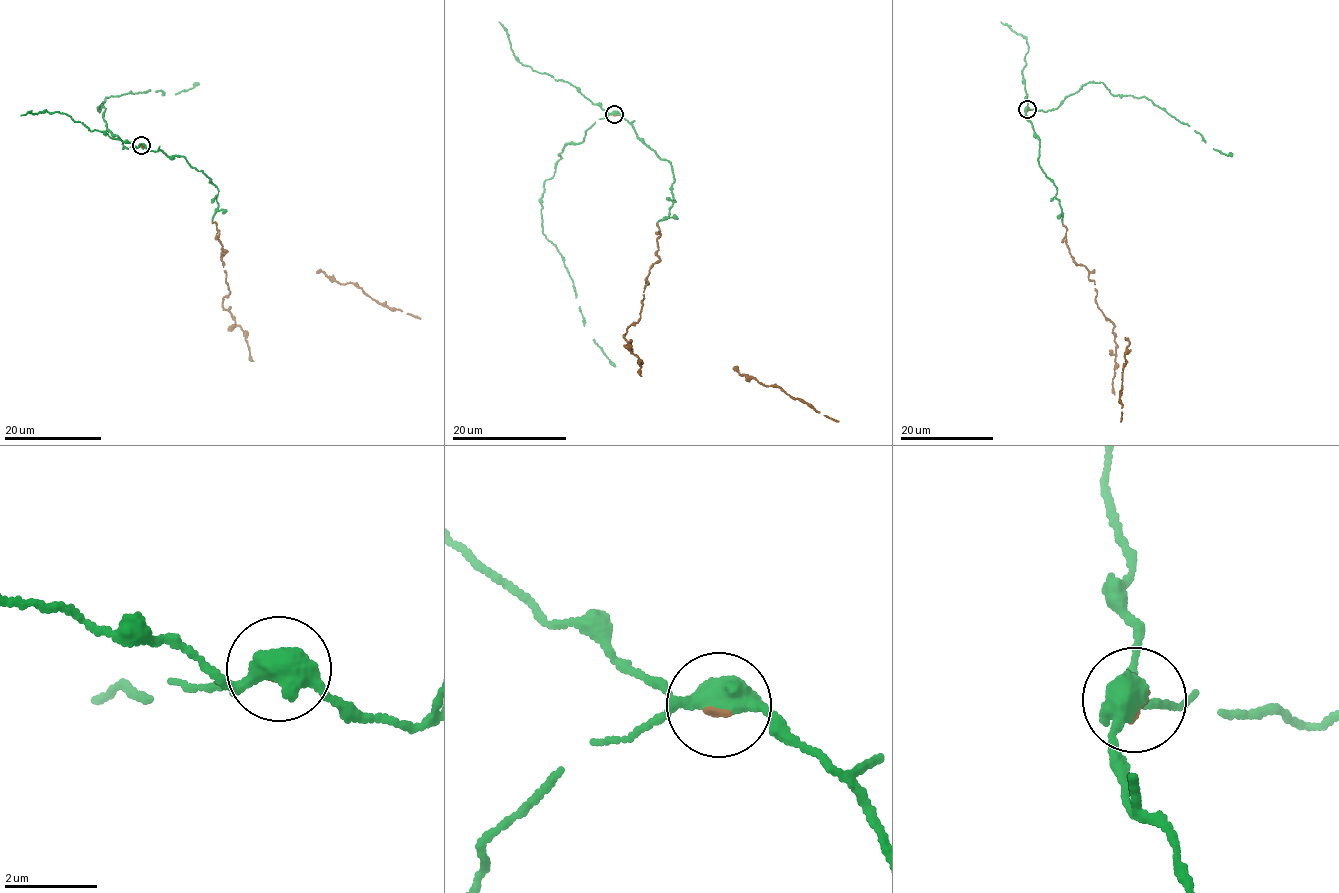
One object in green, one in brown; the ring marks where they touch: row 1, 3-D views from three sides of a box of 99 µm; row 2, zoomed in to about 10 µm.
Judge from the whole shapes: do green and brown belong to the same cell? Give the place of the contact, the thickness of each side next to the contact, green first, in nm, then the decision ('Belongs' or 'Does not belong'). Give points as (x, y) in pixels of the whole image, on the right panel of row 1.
Place: (1027, 109). Thickness 420 nm (green) against 90 nm. Belongs

